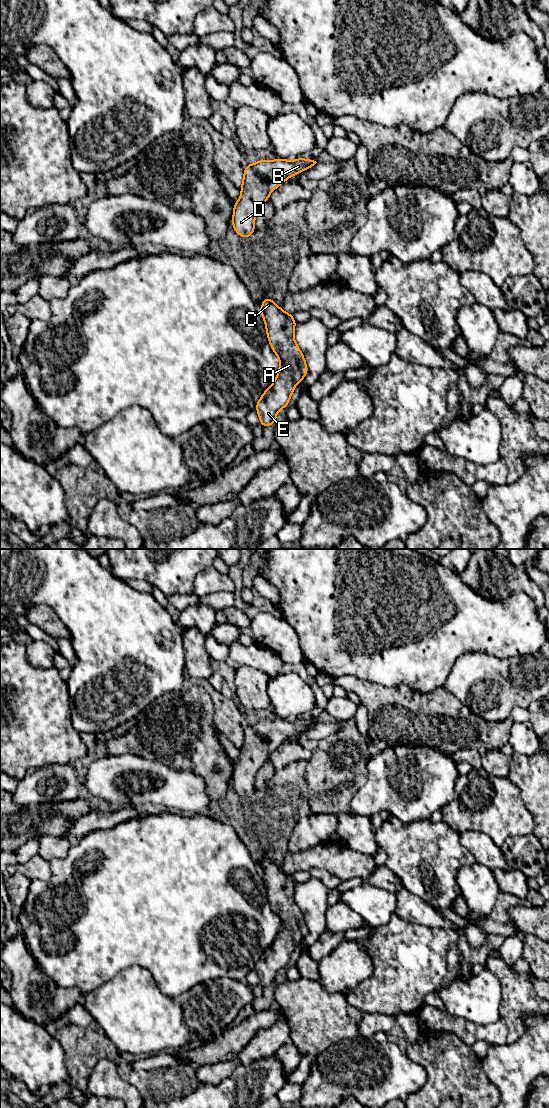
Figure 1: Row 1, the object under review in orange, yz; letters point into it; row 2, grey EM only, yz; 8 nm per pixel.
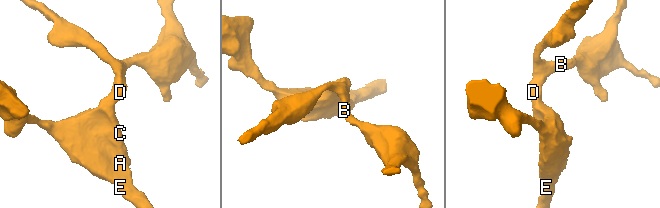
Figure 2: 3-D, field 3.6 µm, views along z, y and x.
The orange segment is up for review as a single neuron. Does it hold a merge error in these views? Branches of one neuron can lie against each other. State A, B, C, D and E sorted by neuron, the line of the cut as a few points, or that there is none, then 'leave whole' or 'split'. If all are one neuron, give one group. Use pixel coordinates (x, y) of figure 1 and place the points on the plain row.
A B C D E; no cut; leave whole

